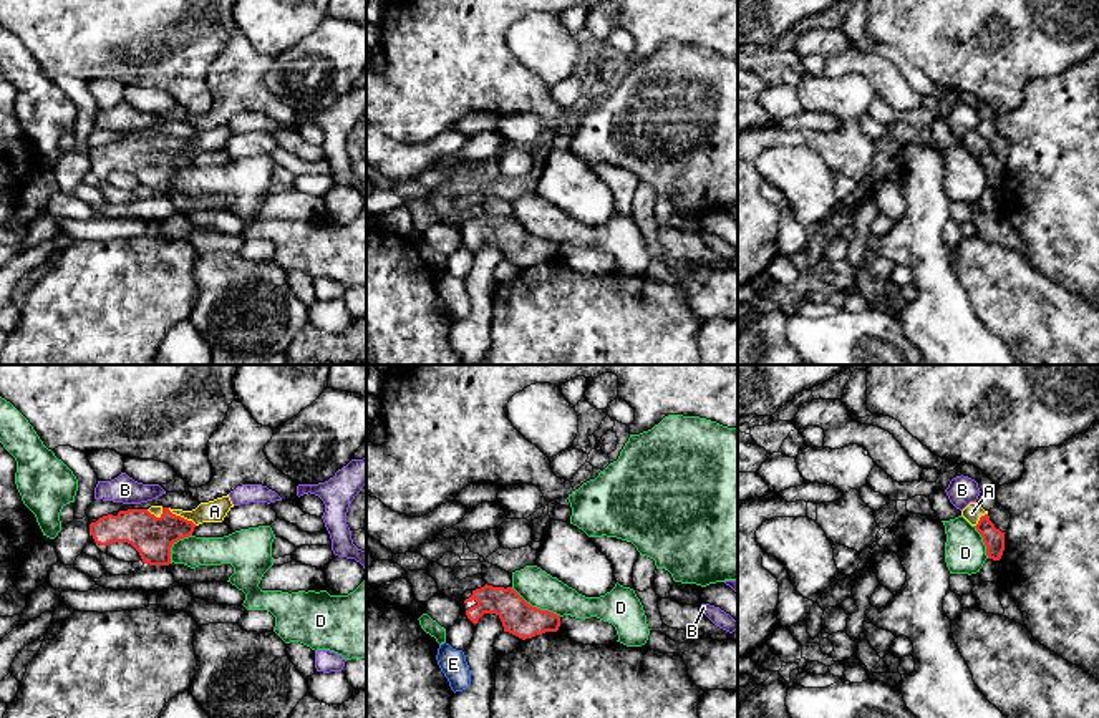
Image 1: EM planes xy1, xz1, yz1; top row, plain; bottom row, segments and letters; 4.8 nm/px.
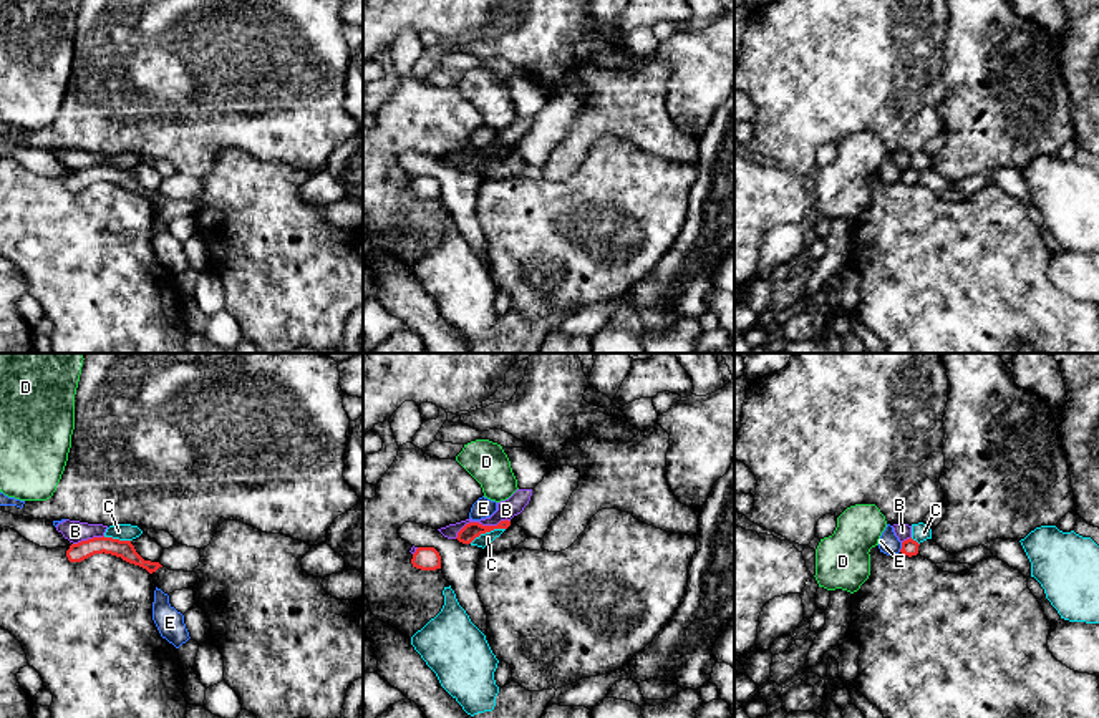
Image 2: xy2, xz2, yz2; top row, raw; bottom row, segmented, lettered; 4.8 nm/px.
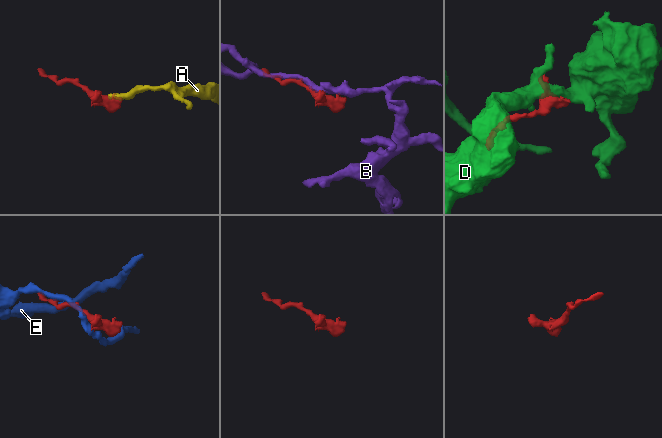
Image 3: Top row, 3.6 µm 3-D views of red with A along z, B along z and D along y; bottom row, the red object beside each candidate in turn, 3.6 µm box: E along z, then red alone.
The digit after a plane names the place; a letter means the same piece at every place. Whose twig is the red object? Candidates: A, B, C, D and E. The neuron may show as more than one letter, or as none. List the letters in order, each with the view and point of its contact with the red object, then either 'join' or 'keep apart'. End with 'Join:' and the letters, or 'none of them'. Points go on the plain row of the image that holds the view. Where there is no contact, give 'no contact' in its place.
A: xy1 (183, 146) | join
B: xz2 (481, 153) | keep apart
C: xz2 (486, 160) | keep apart
D: xz1 (536, 236) | keep apart
E: yz2 (902, 176) | keep apart
Join: A

